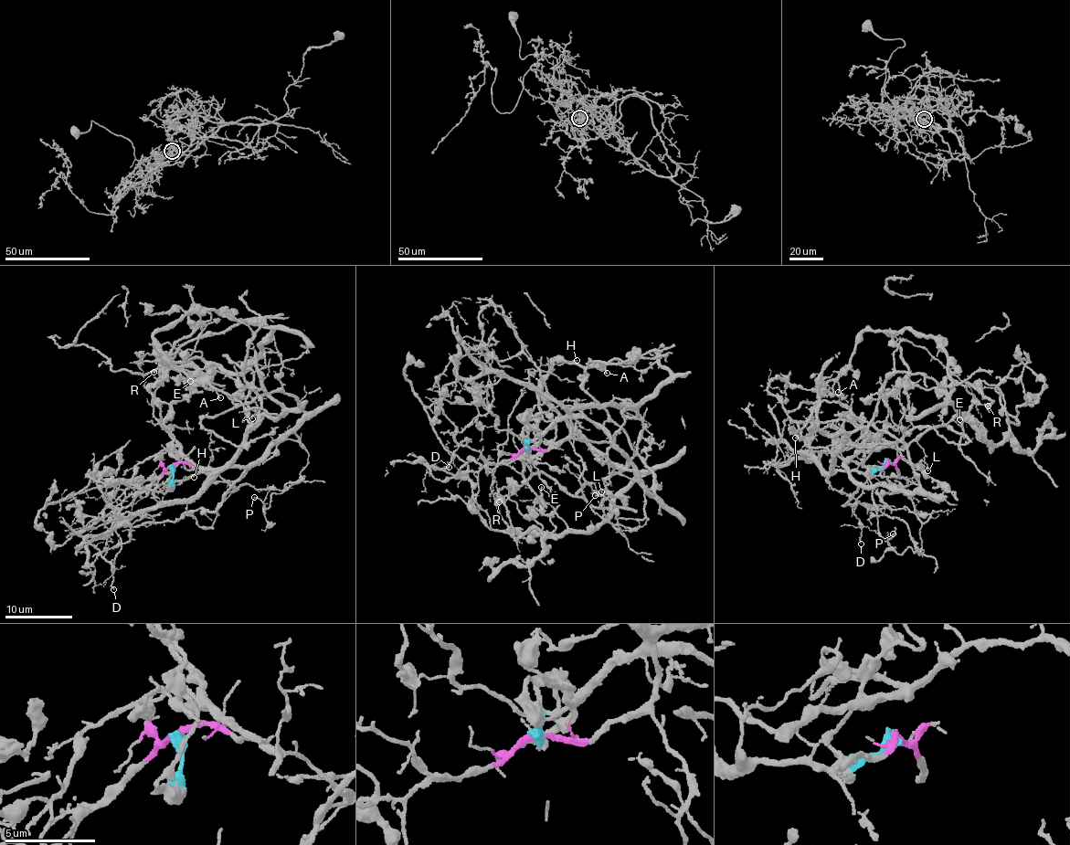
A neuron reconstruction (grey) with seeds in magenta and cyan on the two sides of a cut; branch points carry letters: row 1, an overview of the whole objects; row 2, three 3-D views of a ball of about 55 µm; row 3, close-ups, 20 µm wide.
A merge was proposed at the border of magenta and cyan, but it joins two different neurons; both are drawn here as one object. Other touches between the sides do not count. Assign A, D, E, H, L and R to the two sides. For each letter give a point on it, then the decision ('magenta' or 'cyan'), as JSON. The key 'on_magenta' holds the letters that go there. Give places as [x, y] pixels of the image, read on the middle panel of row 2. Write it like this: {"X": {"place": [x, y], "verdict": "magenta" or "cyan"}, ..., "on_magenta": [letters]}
{"A": {"place": [607, 373], "verdict": "cyan"}, "D": {"place": [449, 467], "verdict": "magenta"}, "E": {"place": [541, 487], "verdict": "cyan"}, "H": {"place": [577, 360], "verdict": "cyan"}, "L": {"place": [601, 491], "verdict": "magenta"}, "R": {"place": [499, 501], "verdict": "cyan"}, "on_magenta": ["D", "L"]}

